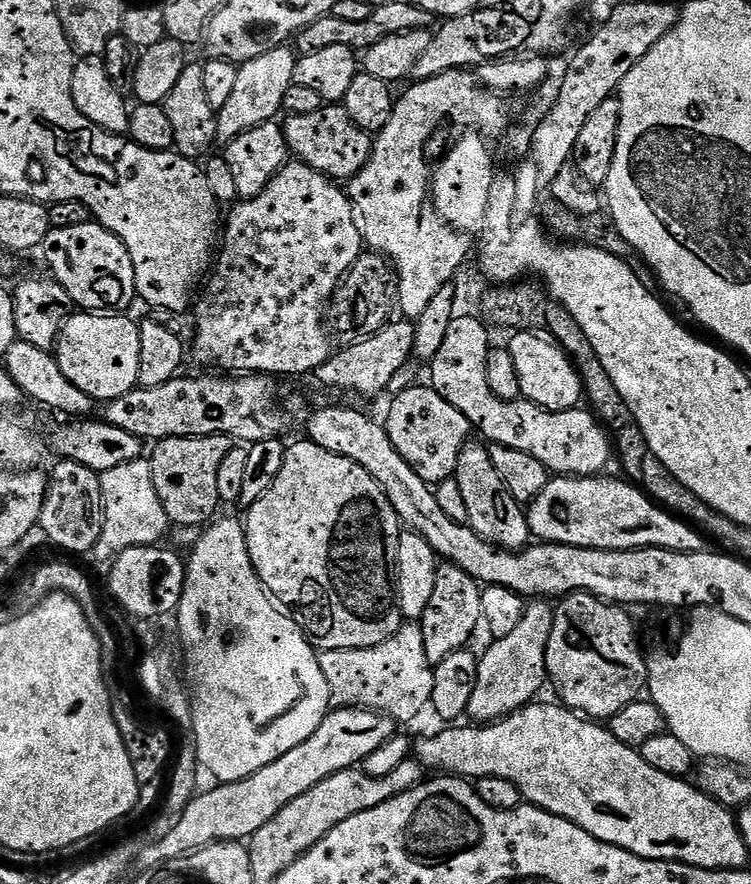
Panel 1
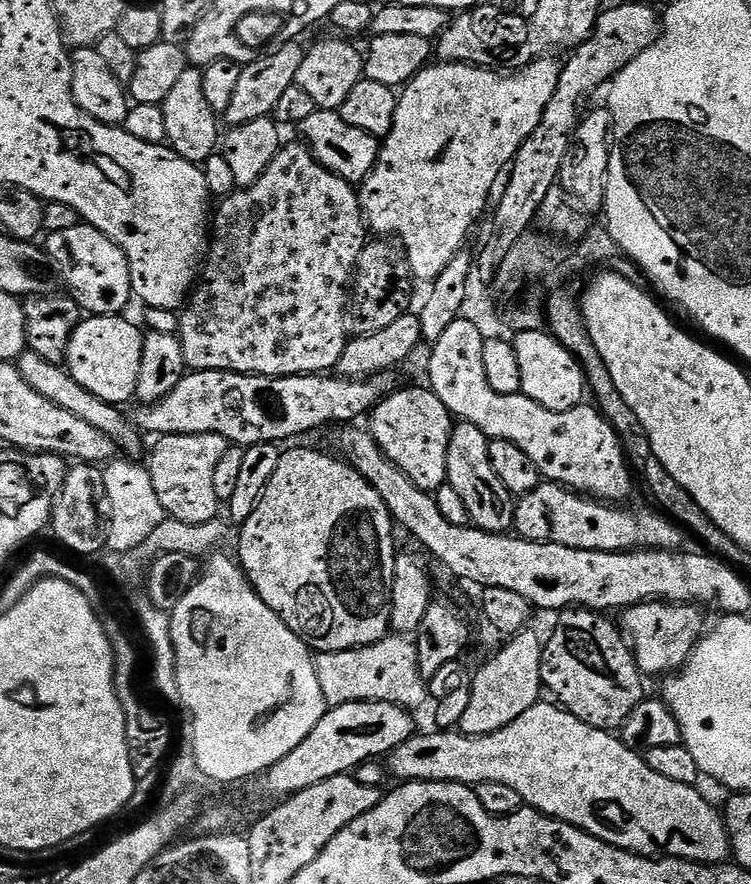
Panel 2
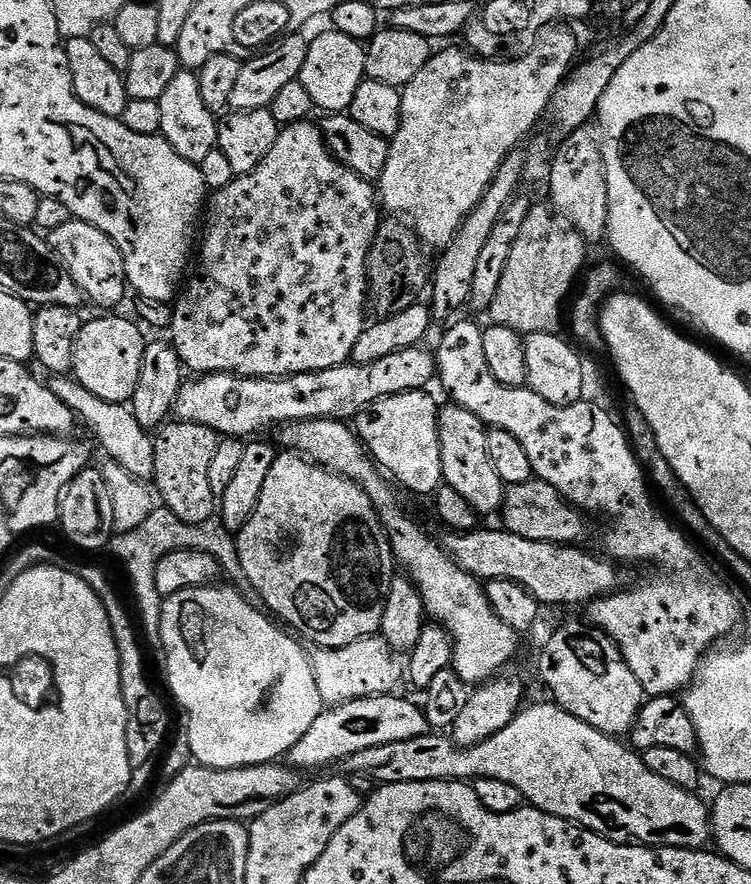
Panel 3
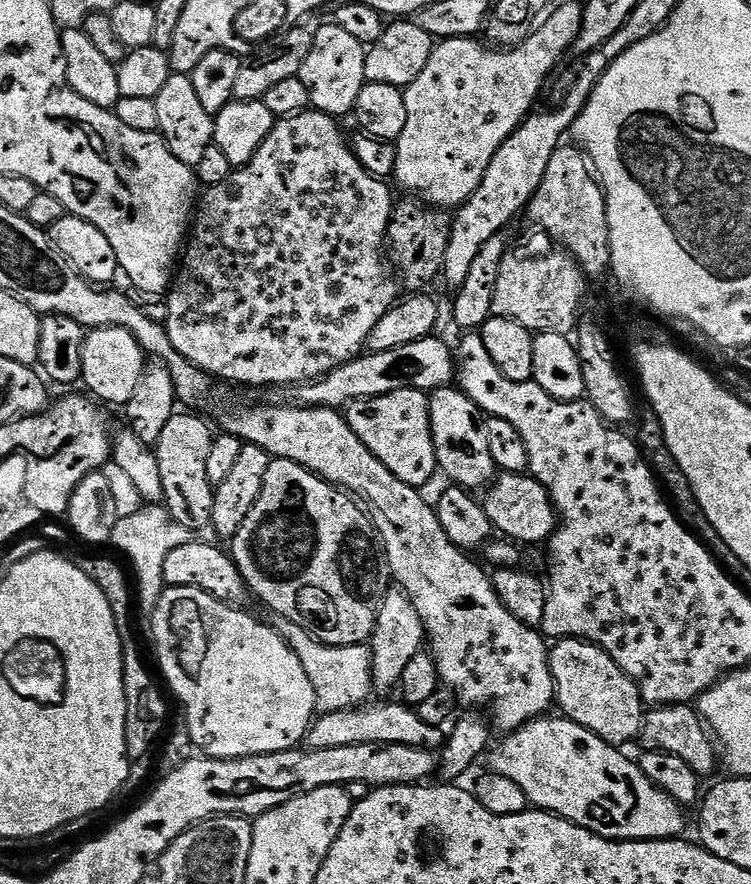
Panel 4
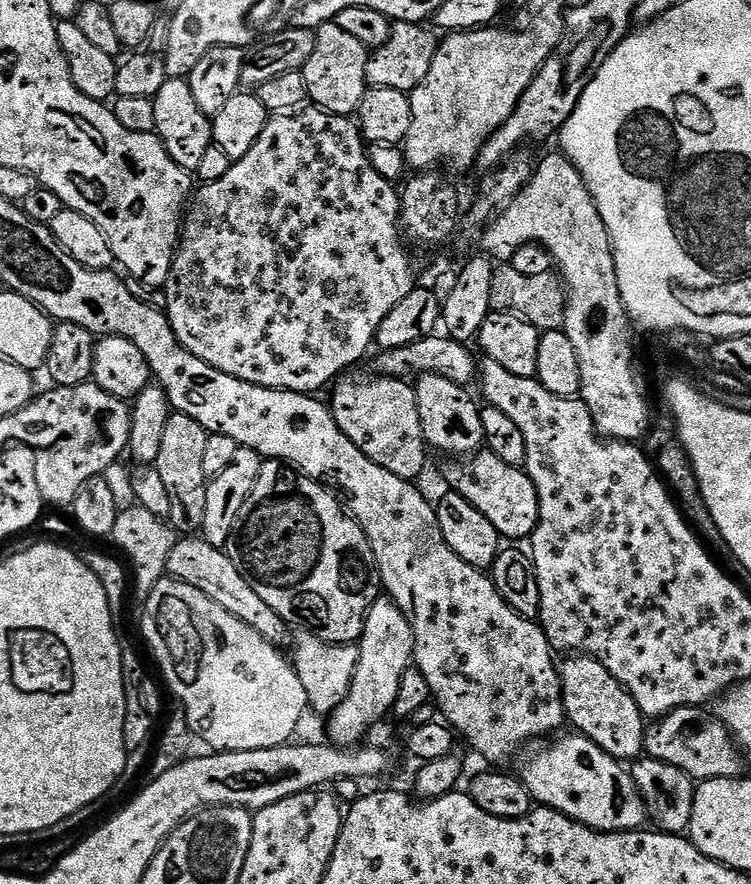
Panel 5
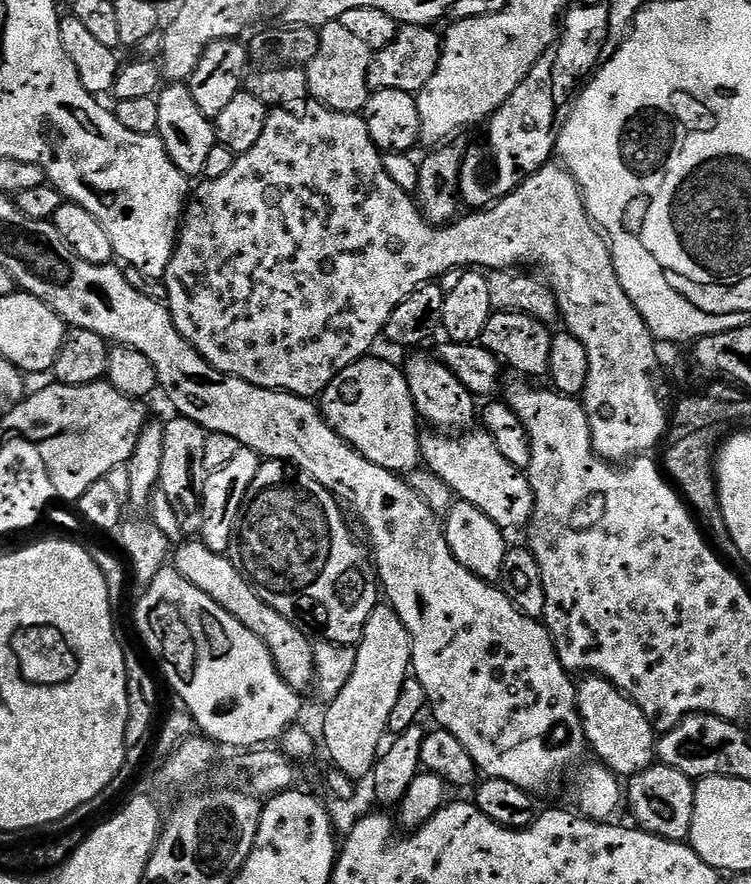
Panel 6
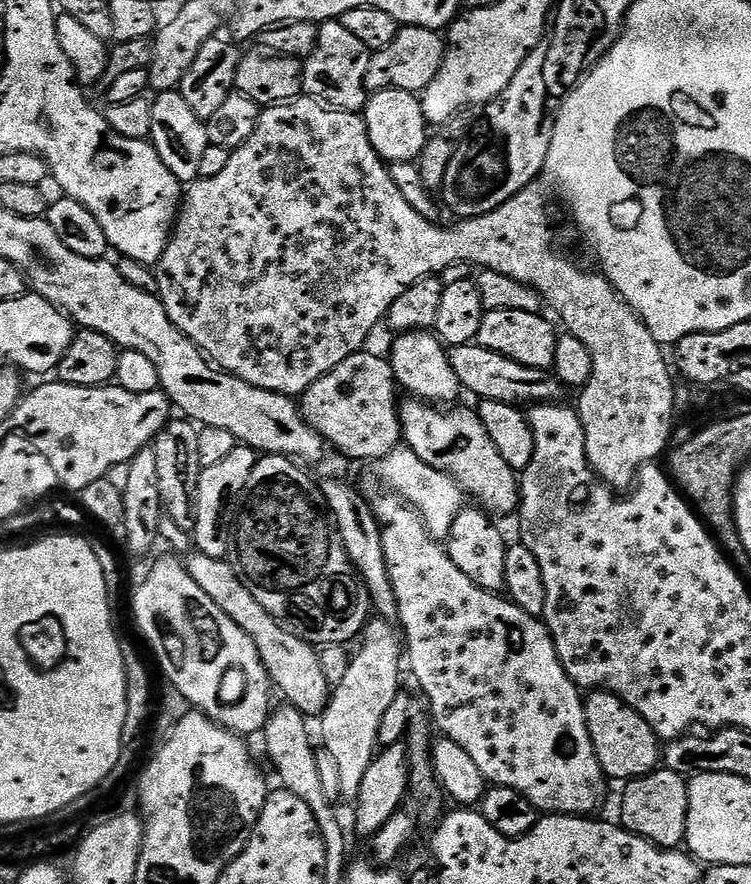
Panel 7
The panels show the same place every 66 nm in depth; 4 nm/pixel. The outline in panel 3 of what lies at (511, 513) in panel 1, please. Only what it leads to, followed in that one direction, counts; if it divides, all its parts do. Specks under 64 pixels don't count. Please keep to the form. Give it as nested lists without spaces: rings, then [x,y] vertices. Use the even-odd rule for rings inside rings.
[[[448,402],[440,408],[438,418],[438,438],[442,450],[442,474],[444,484],[458,490],[466,502],[481,517],[491,512],[499,513],[504,506],[506,485],[494,474],[494,466],[490,462],[490,454],[486,451],[488,428],[478,418],[478,414],[470,414],[470,410],[460,408],[454,402]]]

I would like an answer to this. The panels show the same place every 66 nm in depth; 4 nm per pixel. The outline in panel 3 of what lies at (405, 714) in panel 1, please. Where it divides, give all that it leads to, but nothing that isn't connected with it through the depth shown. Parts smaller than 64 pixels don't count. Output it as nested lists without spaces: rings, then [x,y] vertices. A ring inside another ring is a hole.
[[[380,636],[360,639],[348,647],[315,649],[310,659],[318,692],[327,707],[336,707],[363,697],[395,693],[406,674],[399,655]]]

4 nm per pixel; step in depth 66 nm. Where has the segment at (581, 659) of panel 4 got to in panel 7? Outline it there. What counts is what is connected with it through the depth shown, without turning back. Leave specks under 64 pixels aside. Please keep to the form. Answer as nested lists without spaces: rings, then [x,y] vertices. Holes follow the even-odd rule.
[[[589,691],[584,702],[584,713],[586,714],[586,726],[590,730],[590,742],[594,742],[594,754],[600,763],[600,769],[604,771],[605,777],[609,781],[637,780],[661,767],[662,741],[660,737],[654,734],[654,730],[646,722],[646,718],[642,718],[642,714],[638,714],[638,710],[634,710],[629,704],[622,702],[622,698],[618,698],[613,692]]]

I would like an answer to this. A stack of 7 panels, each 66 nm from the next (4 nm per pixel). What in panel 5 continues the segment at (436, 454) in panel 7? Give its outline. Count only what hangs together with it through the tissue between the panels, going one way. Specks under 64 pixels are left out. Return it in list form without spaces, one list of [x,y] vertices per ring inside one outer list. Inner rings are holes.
[[[487,450],[479,453],[474,463],[476,463],[476,480],[460,465],[463,463],[449,463],[452,465],[445,470],[444,476],[456,487],[453,488],[455,495],[466,498],[466,502],[470,502],[474,510],[482,513],[490,522],[490,526],[494,526],[494,530],[498,530],[505,541],[527,541],[540,522],[538,490],[527,471],[502,462],[502,458]]]

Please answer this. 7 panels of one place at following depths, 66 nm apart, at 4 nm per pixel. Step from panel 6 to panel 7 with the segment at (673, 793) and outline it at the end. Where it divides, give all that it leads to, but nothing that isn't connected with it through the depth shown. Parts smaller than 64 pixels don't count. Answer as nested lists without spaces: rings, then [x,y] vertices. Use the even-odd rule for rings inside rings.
[[[661,766],[642,778],[627,781],[623,788],[618,820],[627,832],[649,840],[659,848],[679,849],[685,843],[688,817],[688,780],[685,777]]]

